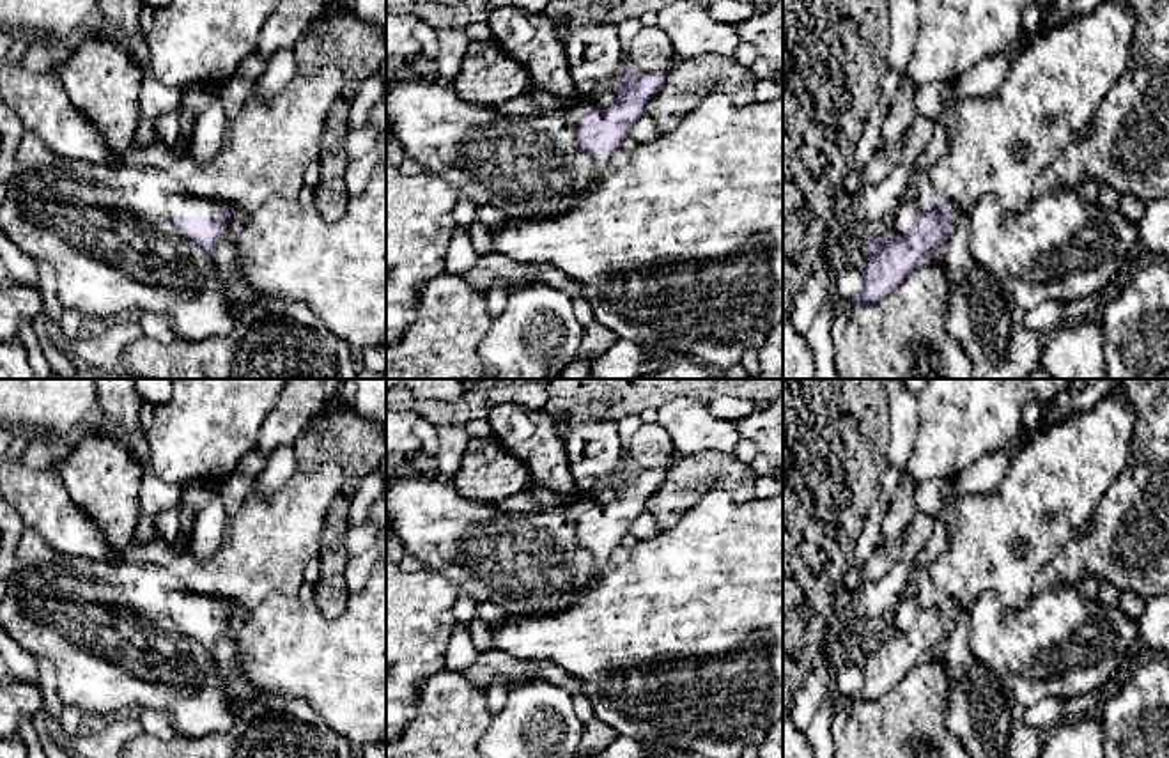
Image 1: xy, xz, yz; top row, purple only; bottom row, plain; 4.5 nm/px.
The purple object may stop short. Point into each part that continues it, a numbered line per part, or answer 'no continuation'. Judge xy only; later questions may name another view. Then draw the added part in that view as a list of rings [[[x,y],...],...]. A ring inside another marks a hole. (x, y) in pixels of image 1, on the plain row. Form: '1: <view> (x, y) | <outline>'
1: xy (188, 603) | [[[198,592],[177,593],[172,599],[172,615],[193,615],[193,613],[223,613],[225,604],[213,595],[202,595]]]

